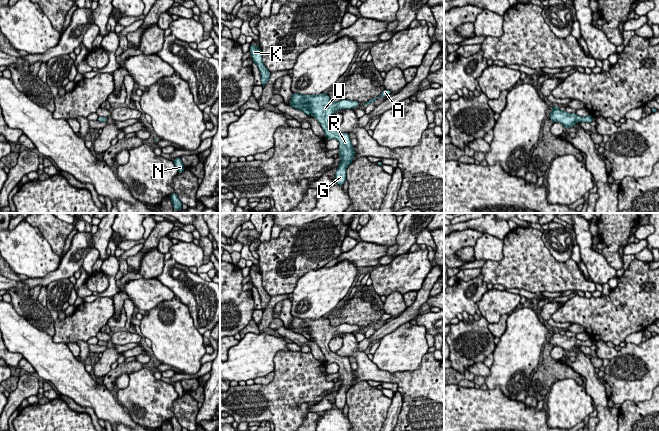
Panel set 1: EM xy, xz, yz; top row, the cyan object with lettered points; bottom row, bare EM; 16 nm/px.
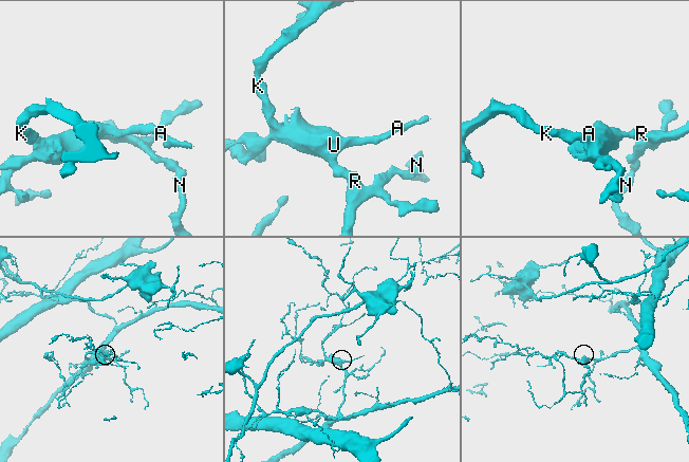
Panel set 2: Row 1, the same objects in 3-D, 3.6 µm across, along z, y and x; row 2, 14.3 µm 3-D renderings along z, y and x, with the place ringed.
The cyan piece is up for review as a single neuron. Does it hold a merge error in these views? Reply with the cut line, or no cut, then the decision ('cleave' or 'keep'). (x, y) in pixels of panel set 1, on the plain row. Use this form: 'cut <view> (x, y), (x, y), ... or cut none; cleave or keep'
cut none; keep

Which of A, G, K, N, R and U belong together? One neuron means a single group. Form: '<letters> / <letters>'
A G K N R U

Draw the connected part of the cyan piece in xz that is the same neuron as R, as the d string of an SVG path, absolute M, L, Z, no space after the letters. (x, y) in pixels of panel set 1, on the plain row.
M293 317L289 328L289 330L301 334L306 339L312 339L325 355L325 362L334 362L339 366L338 372L340 376L338 379L341 381L341 384L335 397L335 405L340 410L343 410L346 405L346 394L352 387L355 376L349 358L338 356L329 349L328 344L334 335L339 335L340 333L353 333L359 329L359 326L349 324L341 324L334 327L325 317L319 319Z

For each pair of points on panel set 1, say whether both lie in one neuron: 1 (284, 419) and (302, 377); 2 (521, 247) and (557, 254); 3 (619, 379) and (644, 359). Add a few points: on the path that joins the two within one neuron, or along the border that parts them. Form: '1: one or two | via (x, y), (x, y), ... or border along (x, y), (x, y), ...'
1: one | via (286, 409), (286, 400), (294, 387)
2: two | border along (542, 231), (542, 242), (555, 259), (571, 258)
3: one | via (625, 378), (638, 365)

